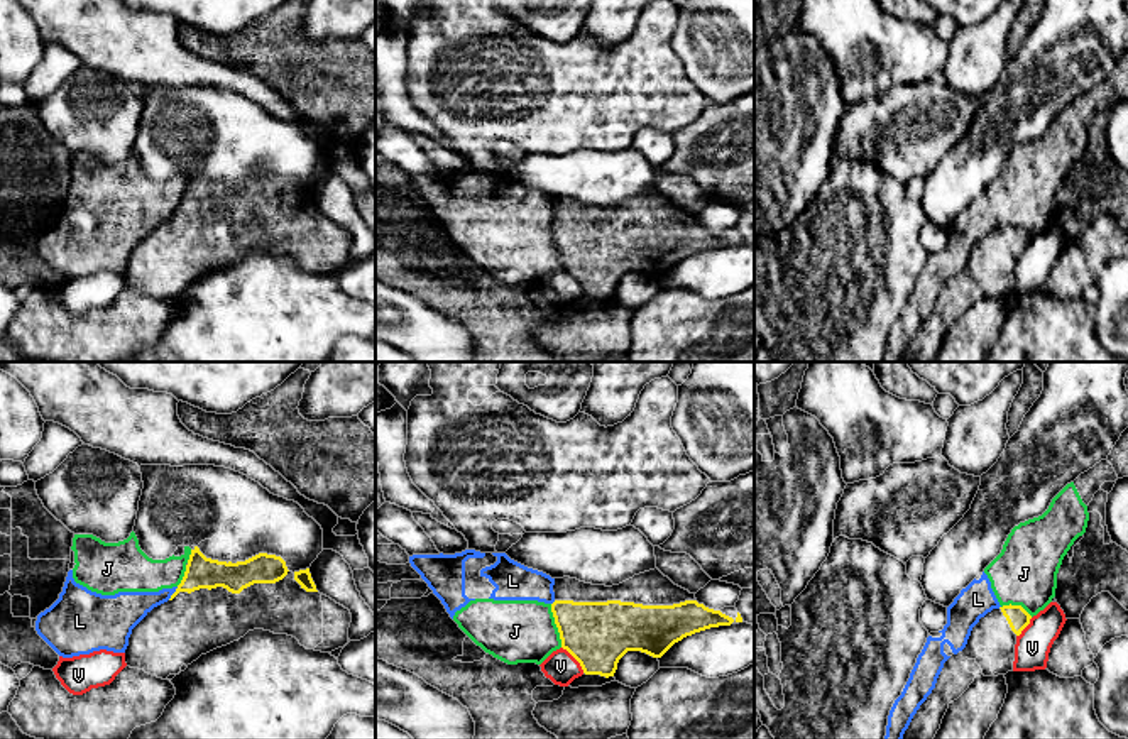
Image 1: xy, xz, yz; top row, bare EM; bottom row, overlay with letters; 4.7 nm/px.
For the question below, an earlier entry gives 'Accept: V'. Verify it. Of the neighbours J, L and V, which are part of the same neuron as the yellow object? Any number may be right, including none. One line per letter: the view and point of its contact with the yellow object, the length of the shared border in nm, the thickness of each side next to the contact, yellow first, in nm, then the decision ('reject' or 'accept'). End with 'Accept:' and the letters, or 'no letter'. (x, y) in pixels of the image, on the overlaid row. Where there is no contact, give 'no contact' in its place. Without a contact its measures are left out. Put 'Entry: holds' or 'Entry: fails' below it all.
J: xz (557, 626) | 220 nm | 320/300 nm | reject
L: xy (173, 594) | 80 nm | 150/180 nm | reject
V: xz (575, 658) | 170 nm | 320/160 nm | reject
Accept: no letter
Entry: fails

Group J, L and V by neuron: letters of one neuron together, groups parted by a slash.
J L / V

